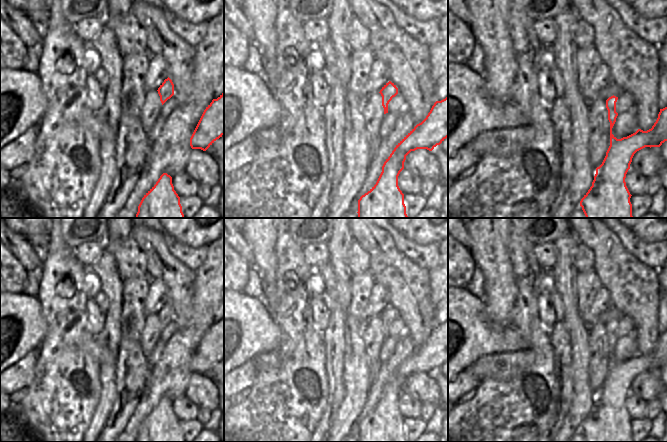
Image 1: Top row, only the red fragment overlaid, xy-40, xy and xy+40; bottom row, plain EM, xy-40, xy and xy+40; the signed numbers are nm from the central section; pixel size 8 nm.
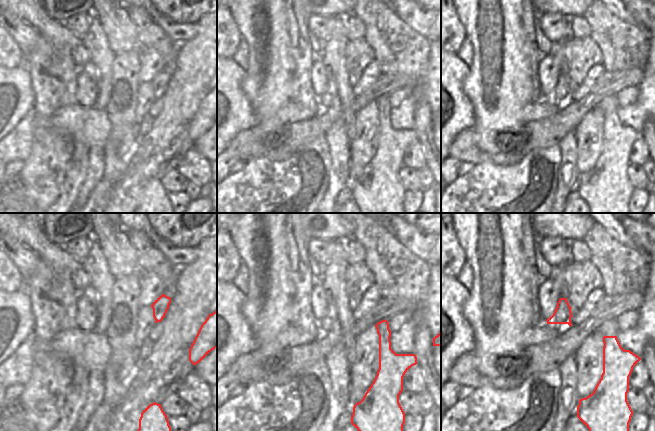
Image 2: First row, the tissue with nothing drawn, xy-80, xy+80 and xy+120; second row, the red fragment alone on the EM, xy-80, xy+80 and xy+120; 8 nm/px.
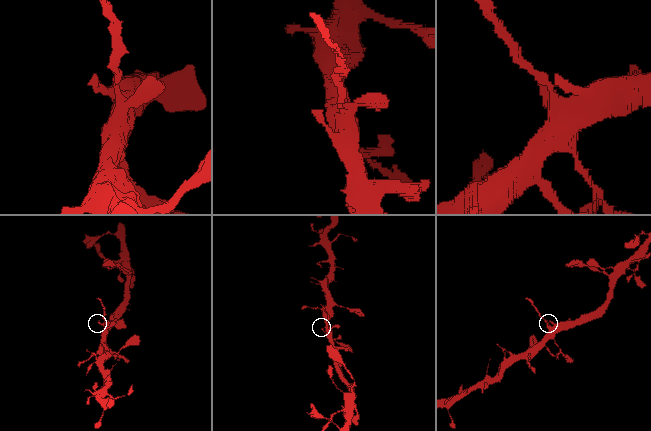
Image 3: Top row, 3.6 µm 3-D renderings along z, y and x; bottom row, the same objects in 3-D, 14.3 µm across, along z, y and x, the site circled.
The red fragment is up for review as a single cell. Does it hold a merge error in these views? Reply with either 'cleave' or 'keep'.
cleave

